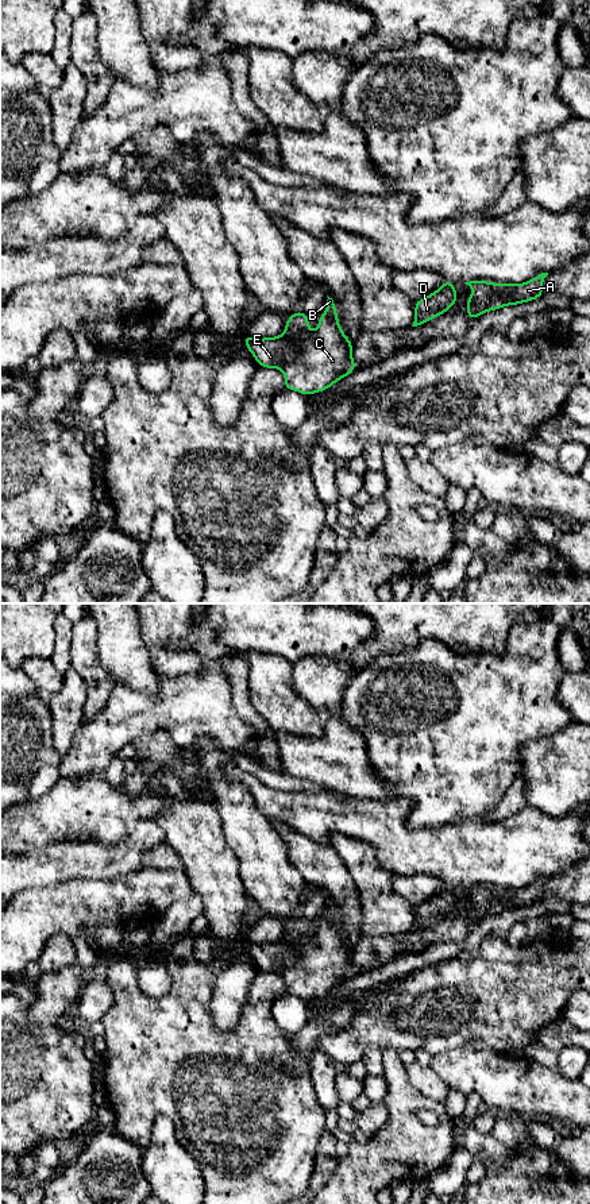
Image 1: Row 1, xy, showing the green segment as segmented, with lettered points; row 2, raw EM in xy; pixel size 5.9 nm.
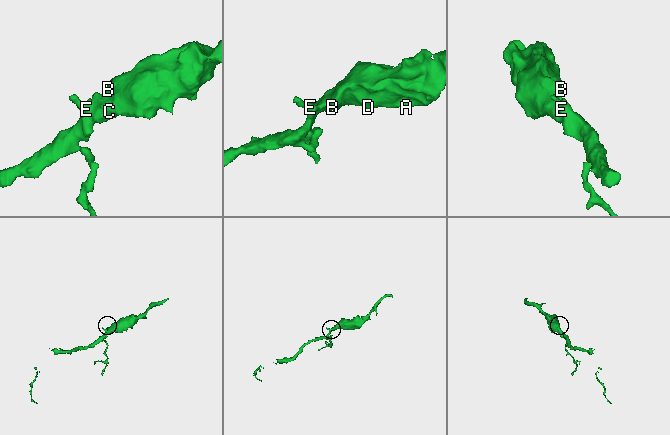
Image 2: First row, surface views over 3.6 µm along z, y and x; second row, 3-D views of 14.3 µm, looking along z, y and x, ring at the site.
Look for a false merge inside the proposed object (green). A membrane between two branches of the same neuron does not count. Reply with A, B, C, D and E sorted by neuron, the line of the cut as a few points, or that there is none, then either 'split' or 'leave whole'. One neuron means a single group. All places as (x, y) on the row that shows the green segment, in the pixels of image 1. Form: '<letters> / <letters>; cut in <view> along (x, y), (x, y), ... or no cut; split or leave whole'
A B C D E; no cut; leave whole

